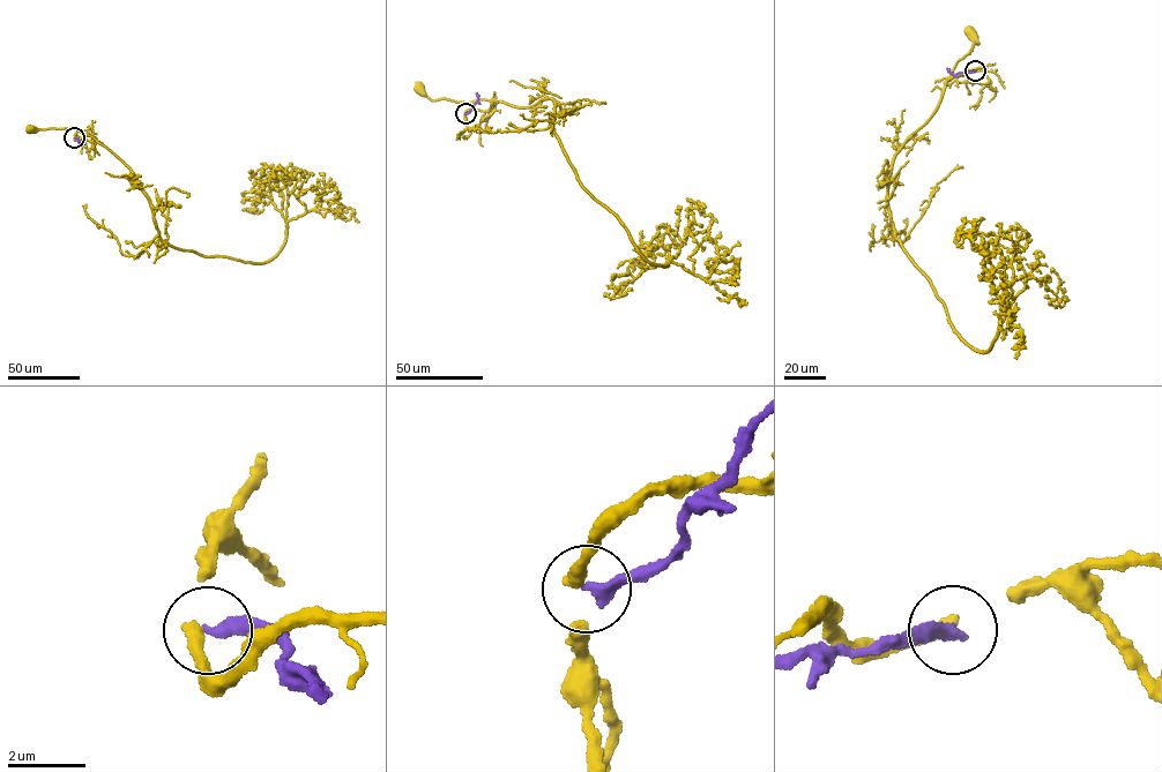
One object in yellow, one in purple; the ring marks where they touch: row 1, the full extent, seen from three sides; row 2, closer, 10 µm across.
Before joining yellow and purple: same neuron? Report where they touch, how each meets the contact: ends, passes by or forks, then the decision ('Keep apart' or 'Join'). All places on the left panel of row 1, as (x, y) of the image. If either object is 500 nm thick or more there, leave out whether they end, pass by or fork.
Place: (74, 137). At the ring yellow ends. At the ring purple ends. Keep apart

